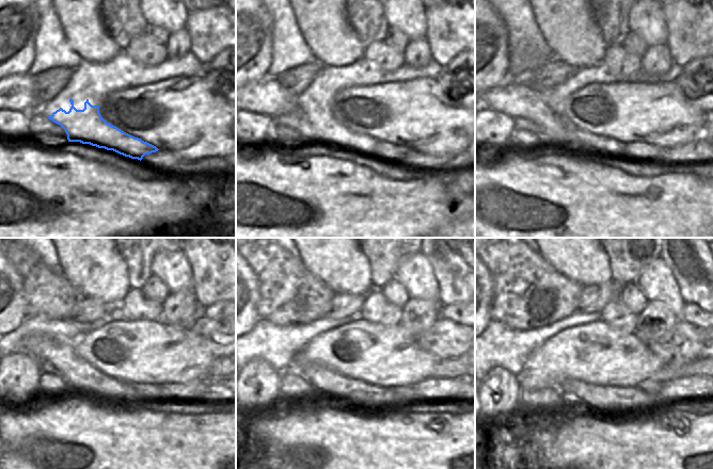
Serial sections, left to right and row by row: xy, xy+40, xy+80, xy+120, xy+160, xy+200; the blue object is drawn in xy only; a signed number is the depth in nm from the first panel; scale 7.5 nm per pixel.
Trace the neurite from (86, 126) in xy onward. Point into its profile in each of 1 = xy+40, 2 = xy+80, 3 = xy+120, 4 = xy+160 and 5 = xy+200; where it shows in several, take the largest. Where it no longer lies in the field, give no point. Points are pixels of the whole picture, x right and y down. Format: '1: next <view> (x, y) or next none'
1: next xy+40 (314, 123)
2: next xy+80 (636, 150)
3: next xy+120 (192, 390)
4: next xy+160 (432, 389)
5: next xy+200 (686, 388)

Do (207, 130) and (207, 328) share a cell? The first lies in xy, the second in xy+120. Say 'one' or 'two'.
two

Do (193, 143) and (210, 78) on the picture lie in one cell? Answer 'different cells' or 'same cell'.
different cells

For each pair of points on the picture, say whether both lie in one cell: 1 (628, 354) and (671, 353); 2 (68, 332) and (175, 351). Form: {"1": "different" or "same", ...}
{"1": "different", "2": "different"}

